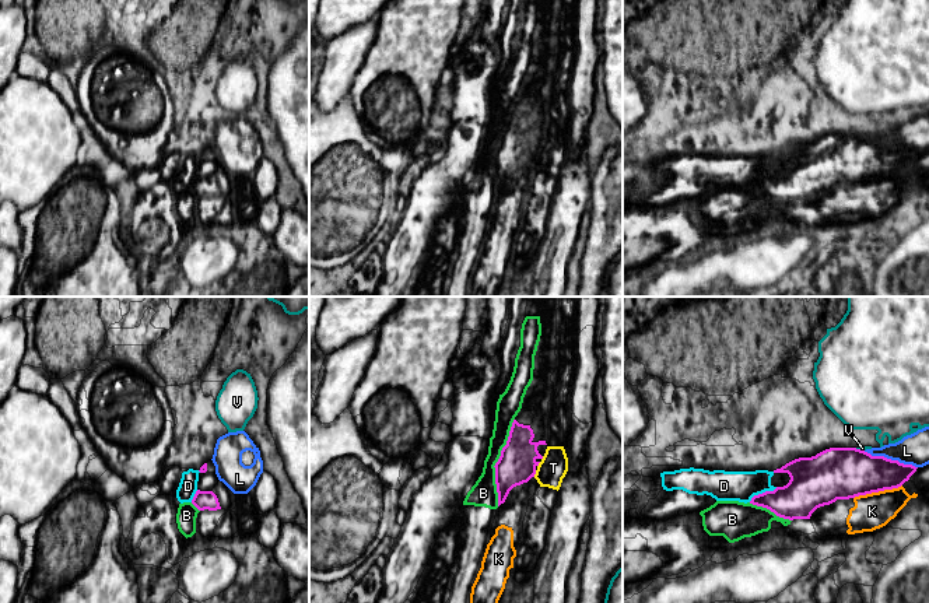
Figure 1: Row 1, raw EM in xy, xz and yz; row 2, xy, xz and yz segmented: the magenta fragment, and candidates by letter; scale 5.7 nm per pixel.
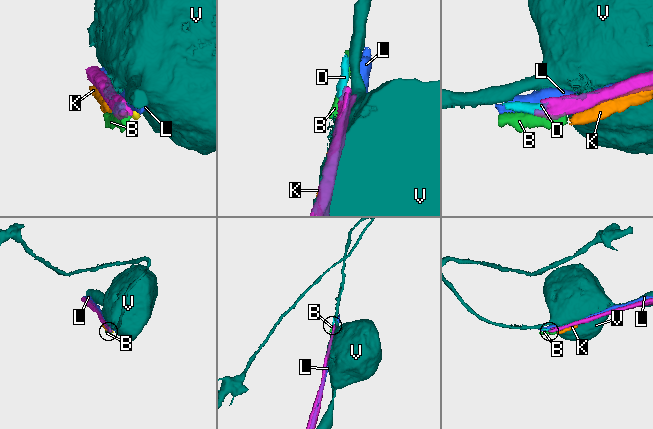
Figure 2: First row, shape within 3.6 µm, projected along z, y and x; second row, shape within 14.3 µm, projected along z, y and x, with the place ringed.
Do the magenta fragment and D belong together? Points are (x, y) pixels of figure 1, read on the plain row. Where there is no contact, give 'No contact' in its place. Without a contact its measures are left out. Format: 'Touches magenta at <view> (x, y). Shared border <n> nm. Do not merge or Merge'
Touches magenta at yz (763, 179). Shared border 190 nm. Do not merge

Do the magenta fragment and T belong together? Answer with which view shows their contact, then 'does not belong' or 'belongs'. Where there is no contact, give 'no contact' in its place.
xz | does not belong

